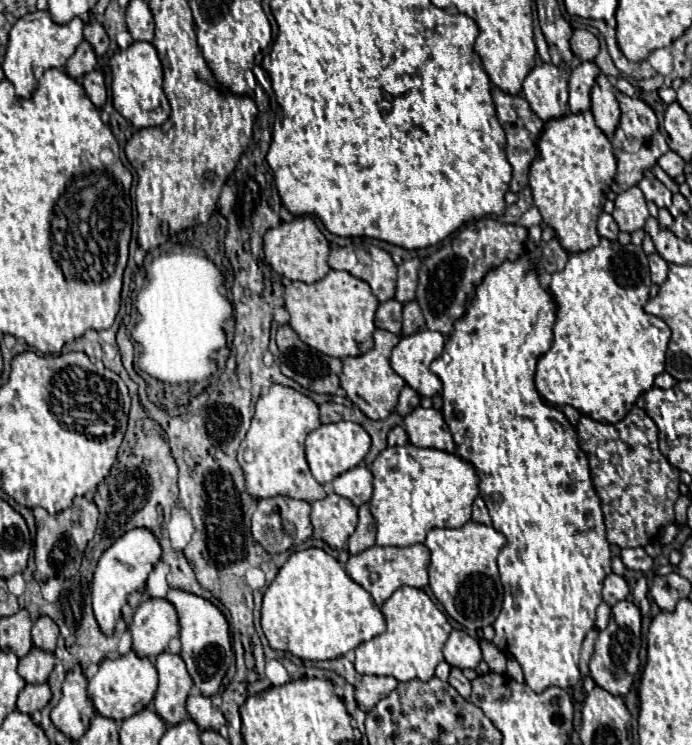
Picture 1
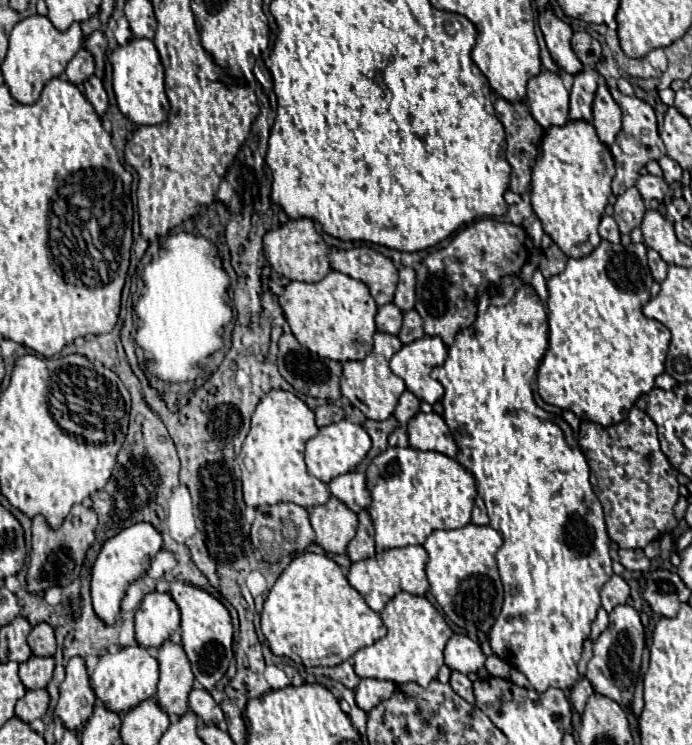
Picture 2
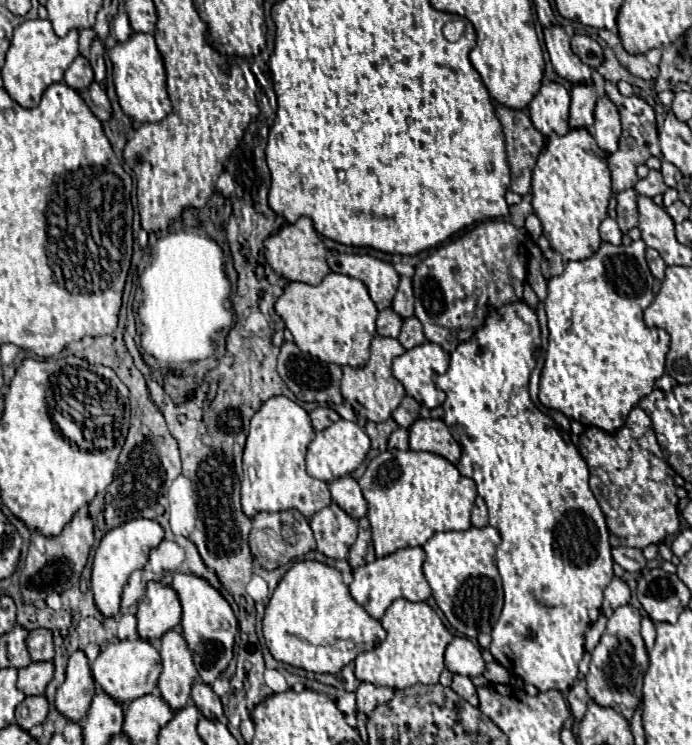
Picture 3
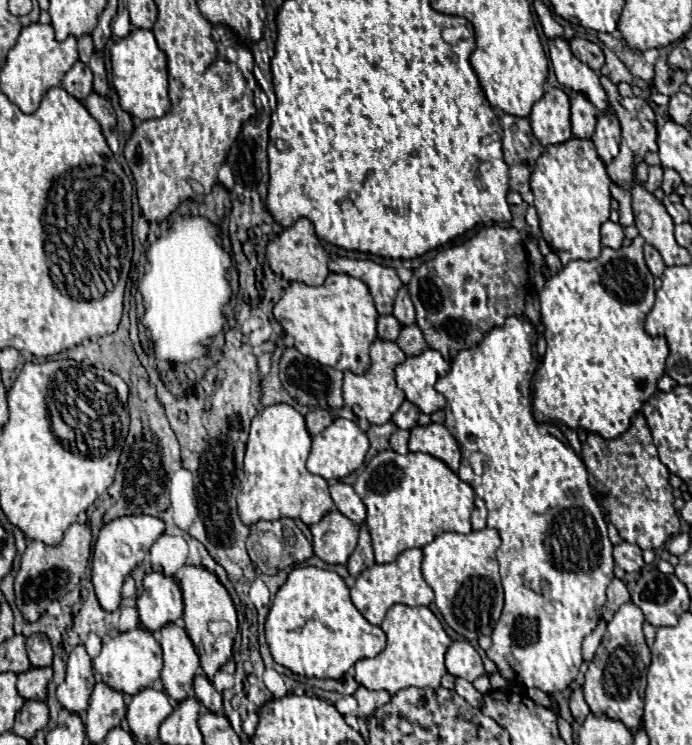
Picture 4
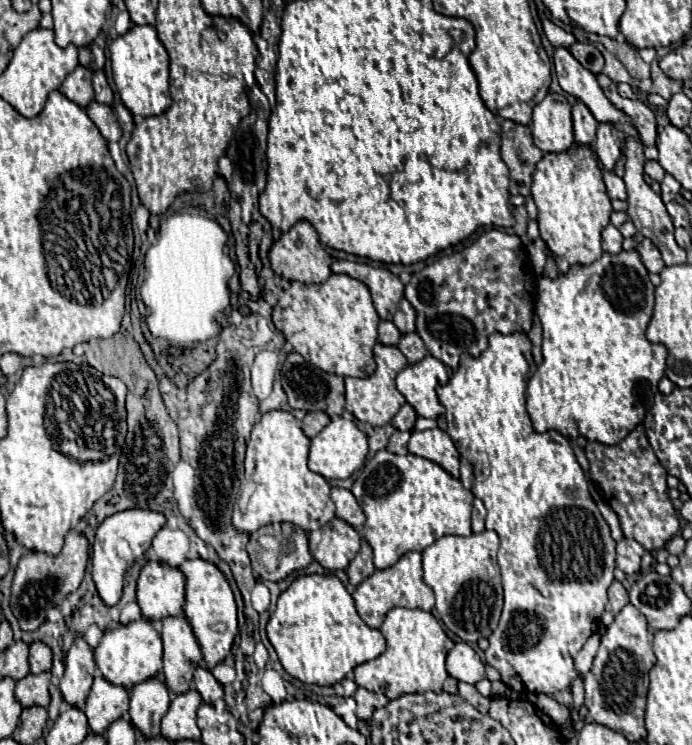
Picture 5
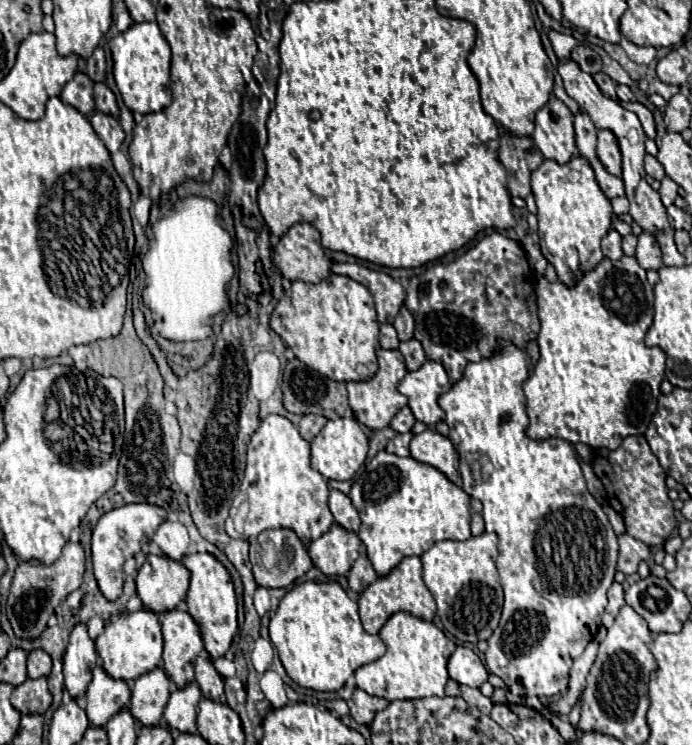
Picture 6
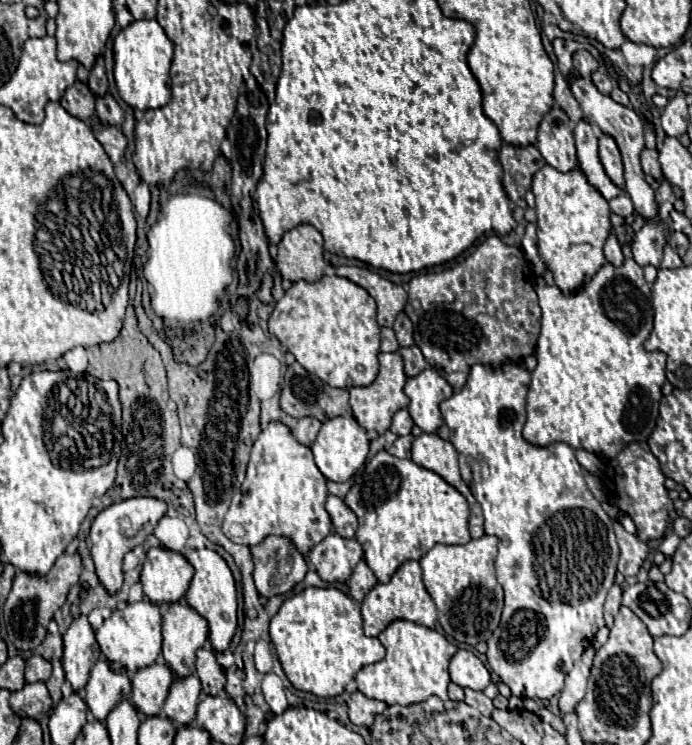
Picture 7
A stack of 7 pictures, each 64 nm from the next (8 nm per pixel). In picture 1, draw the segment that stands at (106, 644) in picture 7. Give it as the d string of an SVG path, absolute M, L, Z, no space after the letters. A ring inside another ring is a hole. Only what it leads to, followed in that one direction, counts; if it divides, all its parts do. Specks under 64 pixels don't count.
M134 652L120 656L116 660L102 660L98 674L88 682L88 698L100 716L112 718L116 722L148 708L154 700L158 686L158 674L148 658L138 658Z

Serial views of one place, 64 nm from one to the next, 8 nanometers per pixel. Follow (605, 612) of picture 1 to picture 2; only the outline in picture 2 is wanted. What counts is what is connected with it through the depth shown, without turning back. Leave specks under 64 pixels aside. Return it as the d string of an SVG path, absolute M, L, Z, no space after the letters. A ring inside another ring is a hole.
M600 608L600 610L598 610L598 616L596 616L594 624L592 624L592 634L590 634L590 638L596 640L596 638L600 636L600 632L606 630L606 626L608 626L608 612L606 612L604 608Z

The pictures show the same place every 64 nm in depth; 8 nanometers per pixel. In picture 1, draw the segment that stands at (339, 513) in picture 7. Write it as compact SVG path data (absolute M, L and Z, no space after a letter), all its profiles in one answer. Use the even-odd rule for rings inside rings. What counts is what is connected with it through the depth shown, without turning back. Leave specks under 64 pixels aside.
M360 464L332 480L332 488L336 494L350 498L354 506L362 506L372 496L372 472L366 464Z

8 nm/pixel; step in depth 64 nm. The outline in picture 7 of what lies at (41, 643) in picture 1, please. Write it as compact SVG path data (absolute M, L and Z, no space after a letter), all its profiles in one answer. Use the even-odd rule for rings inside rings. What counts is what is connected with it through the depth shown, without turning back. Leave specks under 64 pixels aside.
M32 656L26 662L26 682L38 682L38 680L48 680L52 672L52 666L46 658L42 656Z

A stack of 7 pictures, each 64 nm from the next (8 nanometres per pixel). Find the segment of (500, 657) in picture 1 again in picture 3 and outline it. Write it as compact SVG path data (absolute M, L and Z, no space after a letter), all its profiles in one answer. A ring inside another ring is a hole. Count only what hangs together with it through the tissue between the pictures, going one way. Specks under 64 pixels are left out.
M496 660L486 664L486 672L484 672L488 682L498 682L498 684L510 684L512 682L512 674L506 672L506 668L502 668L502 664L498 664Z

